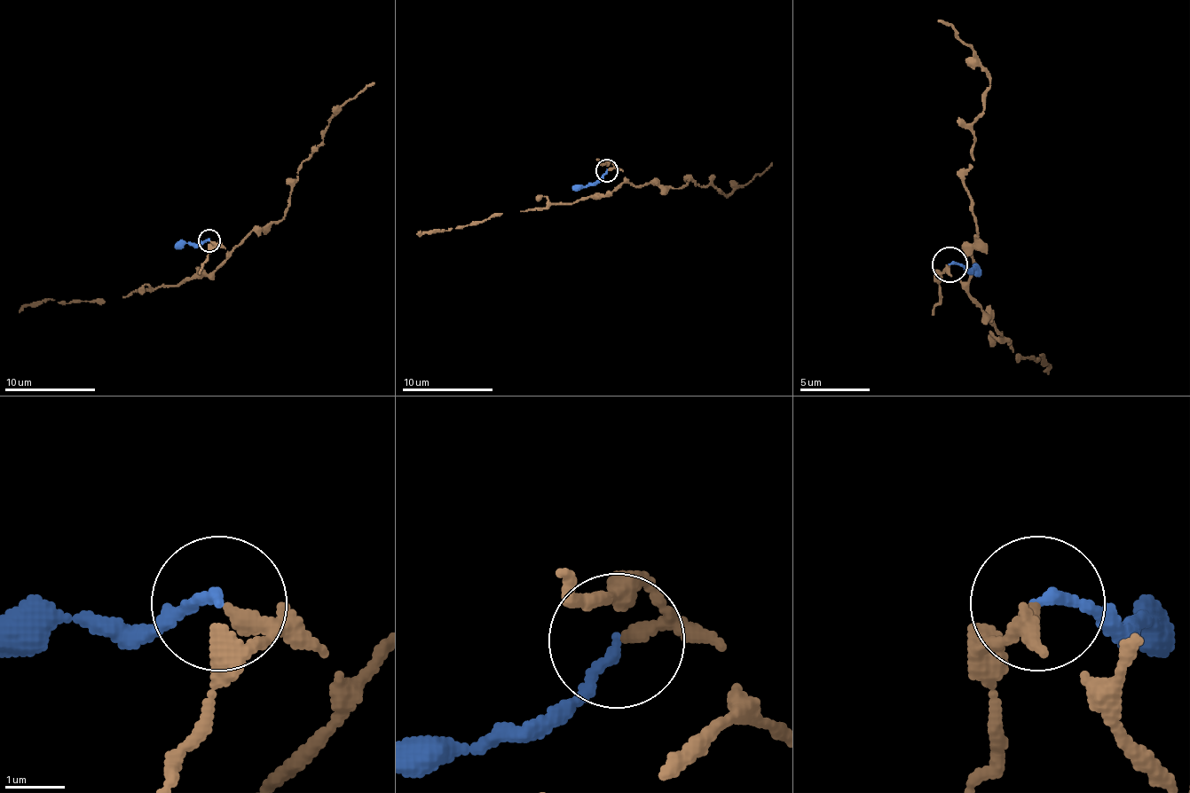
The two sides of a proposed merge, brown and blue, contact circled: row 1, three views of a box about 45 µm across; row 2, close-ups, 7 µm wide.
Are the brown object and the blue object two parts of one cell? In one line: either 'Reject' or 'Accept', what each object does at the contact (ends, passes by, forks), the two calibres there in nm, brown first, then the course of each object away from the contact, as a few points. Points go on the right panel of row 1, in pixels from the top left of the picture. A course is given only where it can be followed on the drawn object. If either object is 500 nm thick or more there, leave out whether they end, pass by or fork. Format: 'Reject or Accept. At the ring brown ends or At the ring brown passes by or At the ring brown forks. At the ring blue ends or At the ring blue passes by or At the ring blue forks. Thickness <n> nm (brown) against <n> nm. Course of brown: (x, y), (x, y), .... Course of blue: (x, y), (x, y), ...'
Accept. At the ring brown passes by. At the ring blue ends. Thickness 170 nm (brown) against 170 nm. Course of brown: (949, 263), (945, 270), (966, 281), (973, 274), (977, 224), (963, 176), (991, 77), (938, 20). Course of blue: (949, 263), (970, 270), (973, 267), (981, 278)

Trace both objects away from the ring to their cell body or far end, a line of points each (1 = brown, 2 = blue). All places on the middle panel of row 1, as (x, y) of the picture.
1: (607, 169), (618, 168), (634, 185), (682, 188), (689, 178), (696, 185), (714, 185), (728, 197), (771, 162)
2: (607, 169), (594, 183), (573, 190)

